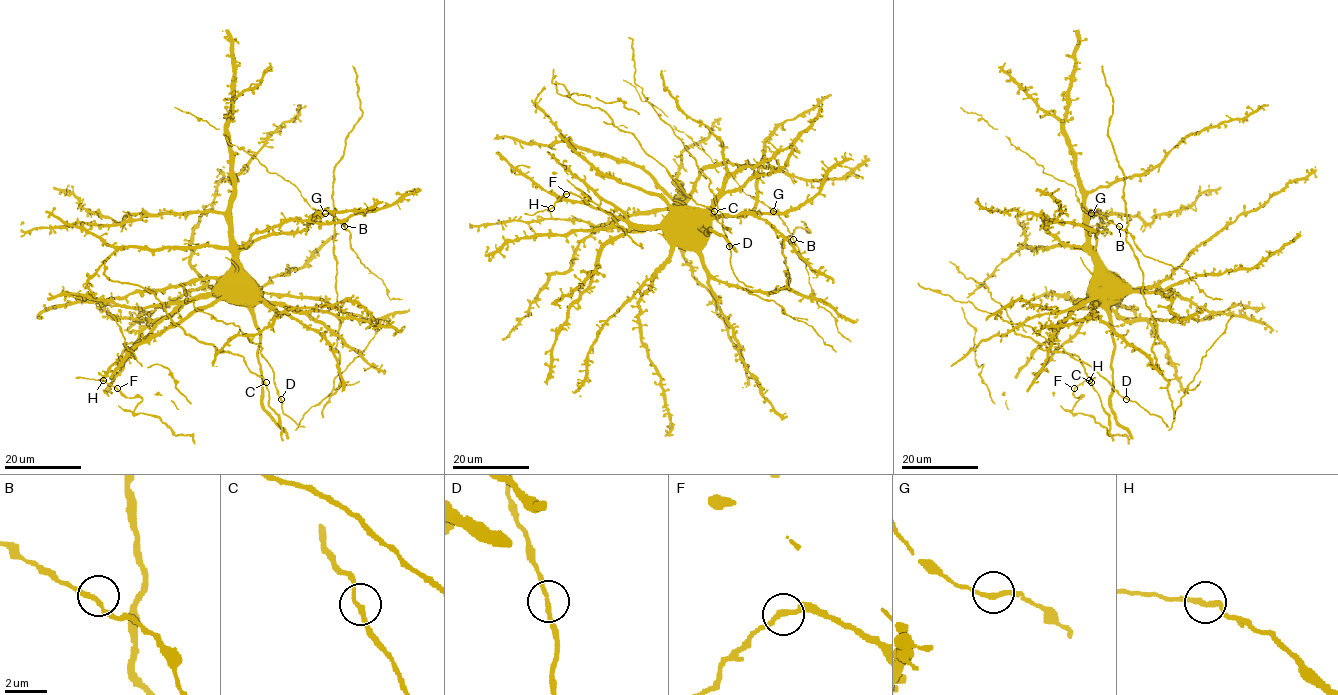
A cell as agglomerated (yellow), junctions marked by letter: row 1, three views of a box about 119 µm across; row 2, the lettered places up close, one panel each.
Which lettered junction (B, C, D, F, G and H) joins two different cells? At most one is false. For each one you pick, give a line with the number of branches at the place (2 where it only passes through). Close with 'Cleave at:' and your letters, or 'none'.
Cleave at: none

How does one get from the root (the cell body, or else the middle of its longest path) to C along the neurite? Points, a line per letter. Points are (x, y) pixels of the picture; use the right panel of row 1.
C: (1107, 289), (1107, 315), (1114, 346), (1111, 412), (1115, 421), (1110, 421), (1091, 382)

